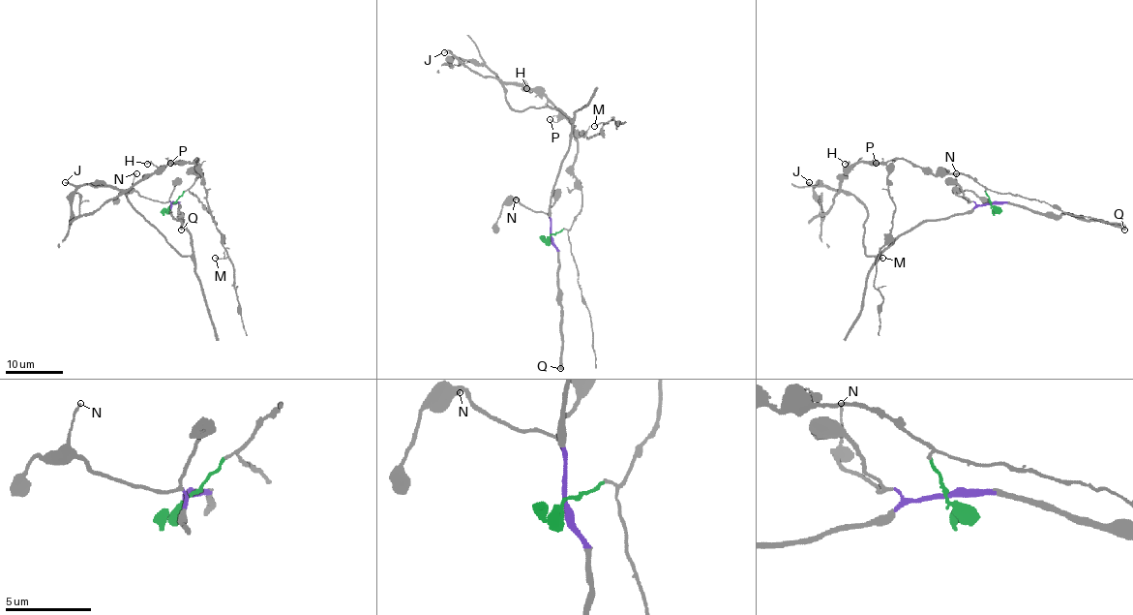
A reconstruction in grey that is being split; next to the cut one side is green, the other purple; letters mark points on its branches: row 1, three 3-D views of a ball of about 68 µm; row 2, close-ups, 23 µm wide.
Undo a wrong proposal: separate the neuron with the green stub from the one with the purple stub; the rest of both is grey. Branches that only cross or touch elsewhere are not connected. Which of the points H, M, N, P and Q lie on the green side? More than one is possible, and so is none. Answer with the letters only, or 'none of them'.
H, M, P

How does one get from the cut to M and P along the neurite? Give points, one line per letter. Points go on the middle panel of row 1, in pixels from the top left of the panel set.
M: (551, 234), (568, 229), (581, 207), (573, 169), (577, 136), (588, 138), (604, 124), (594, 126)
P: (551, 234), (568, 229), (581, 207), (581, 184), (573, 169), (577, 149), (573, 126), (566, 119), (550, 119)

